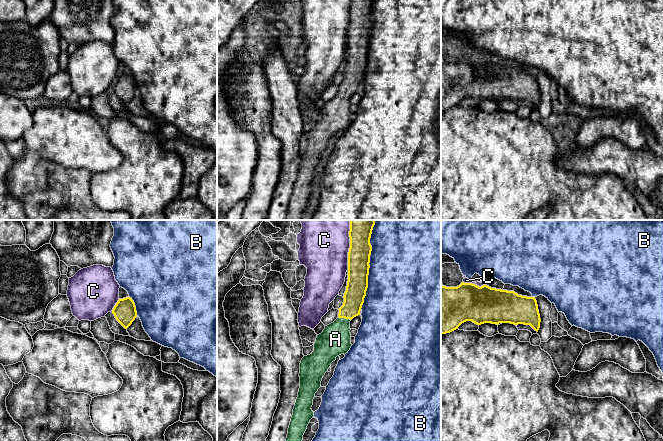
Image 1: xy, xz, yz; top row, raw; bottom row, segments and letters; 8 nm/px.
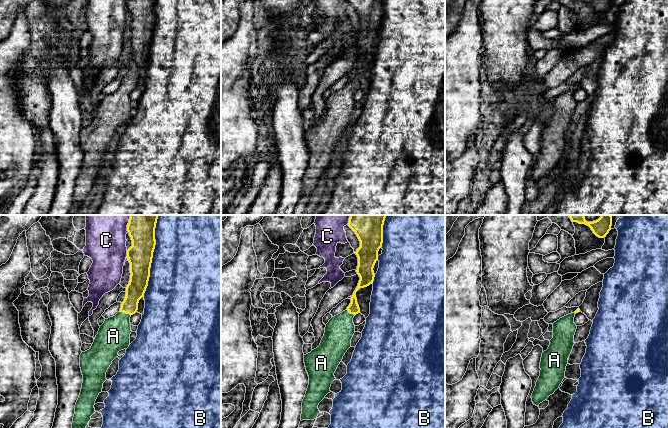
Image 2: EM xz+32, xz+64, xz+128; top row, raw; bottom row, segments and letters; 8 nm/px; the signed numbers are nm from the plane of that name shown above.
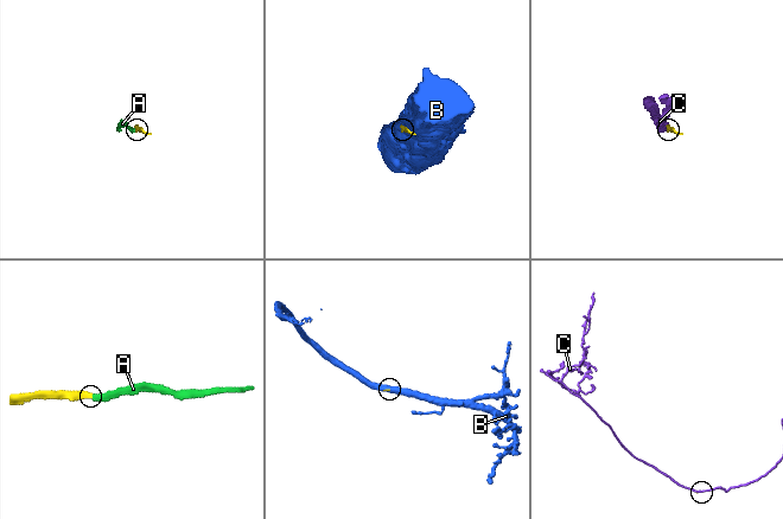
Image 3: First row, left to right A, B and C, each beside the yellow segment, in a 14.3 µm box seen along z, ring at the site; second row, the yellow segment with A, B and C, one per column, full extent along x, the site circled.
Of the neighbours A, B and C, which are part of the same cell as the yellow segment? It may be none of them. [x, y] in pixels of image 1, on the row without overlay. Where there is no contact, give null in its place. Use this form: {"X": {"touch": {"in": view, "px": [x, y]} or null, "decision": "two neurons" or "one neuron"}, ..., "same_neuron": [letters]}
{"A": {"touch": {"in": "xz", "px": [344, 93]}, "decision": "one neuron"}, "B": {"touch": {"in": "xz", "px": [369, 43]}, "decision": "two neurons"}, "C": {"touch": {"in": "xz", "px": [350, 23]}, "decision": "two neurons"}, "same_neuron": ["A"]}

